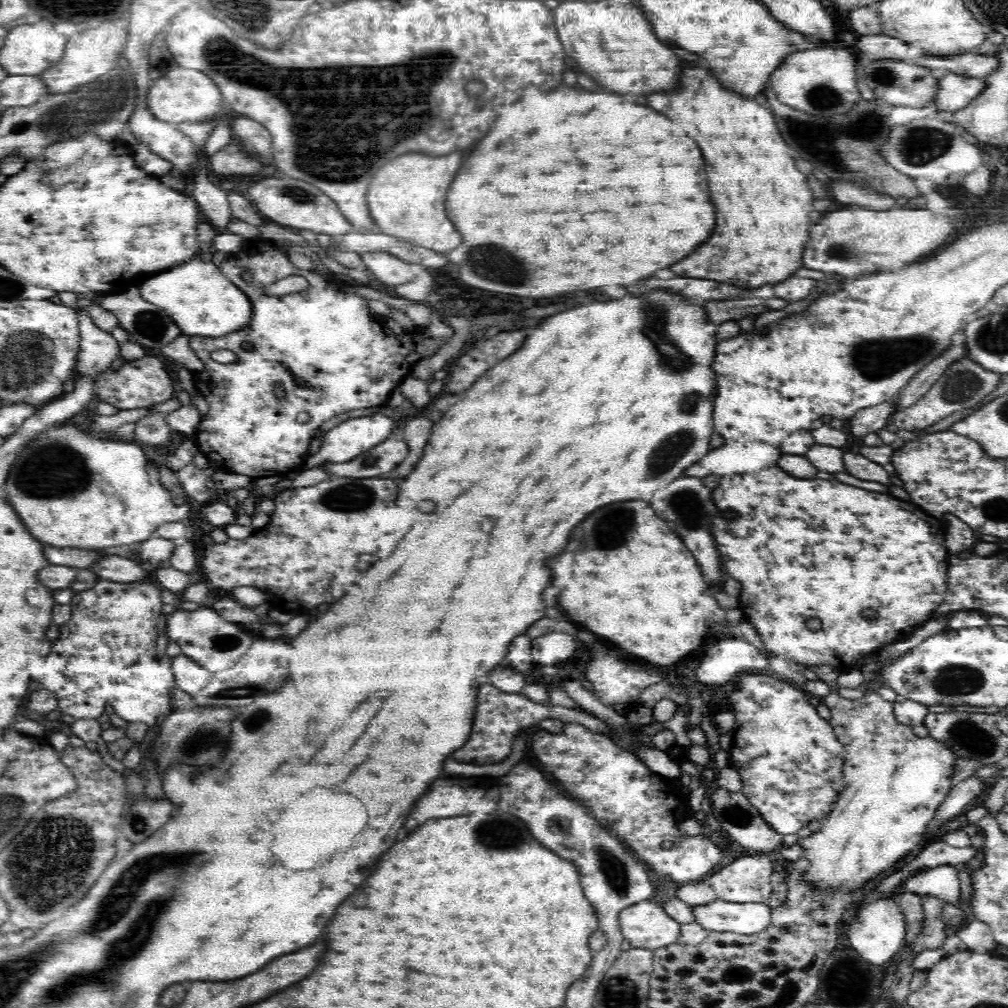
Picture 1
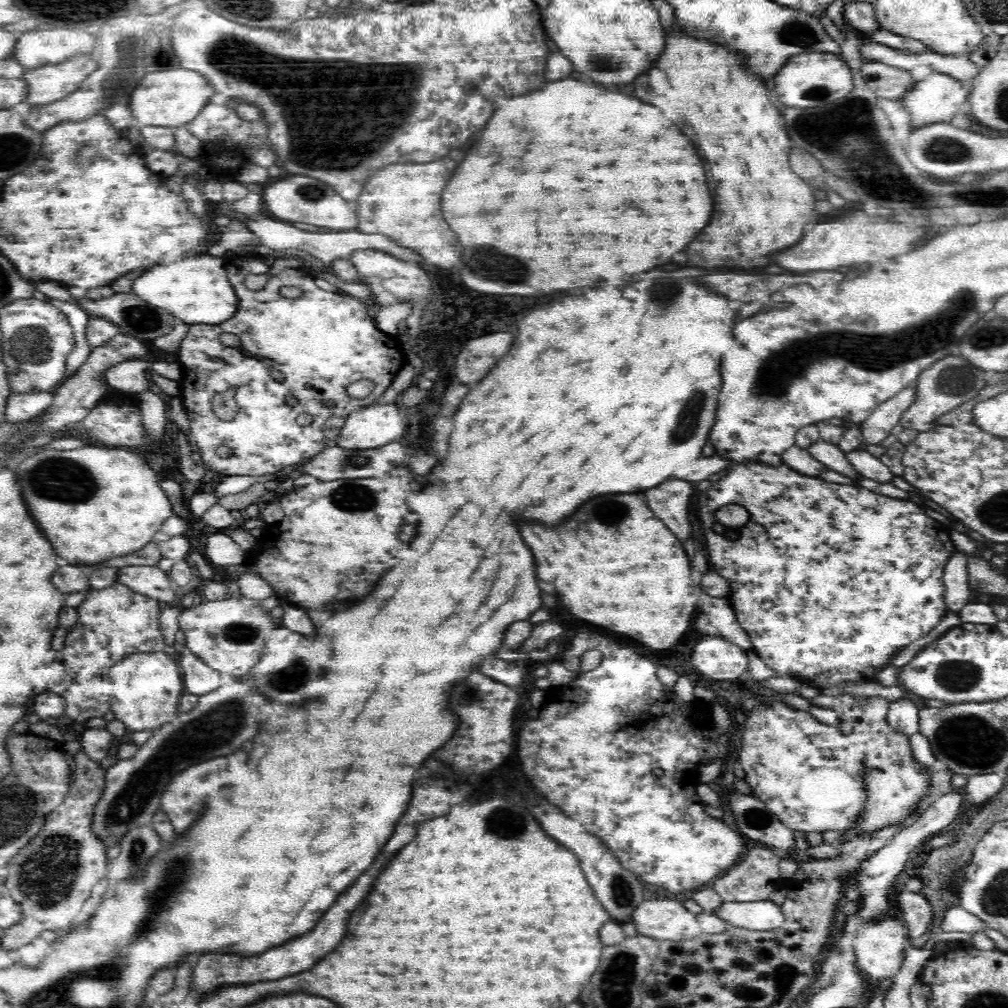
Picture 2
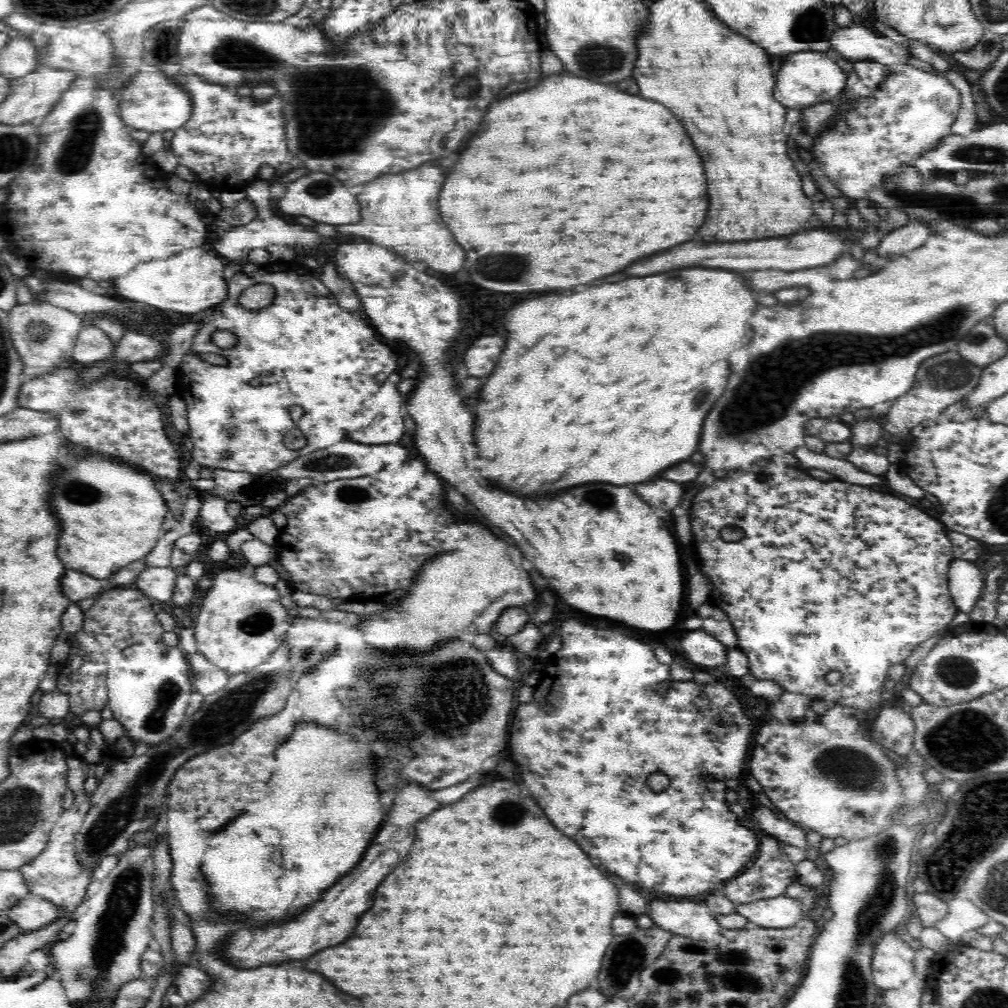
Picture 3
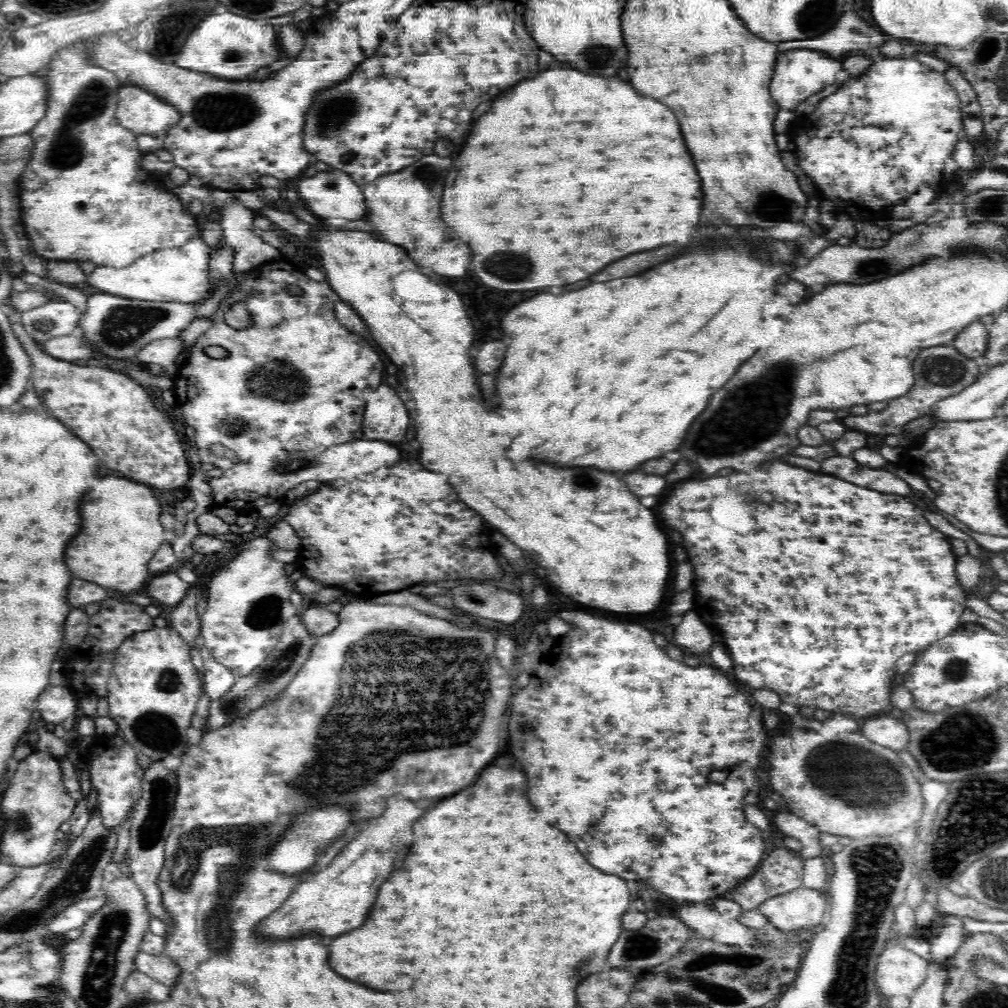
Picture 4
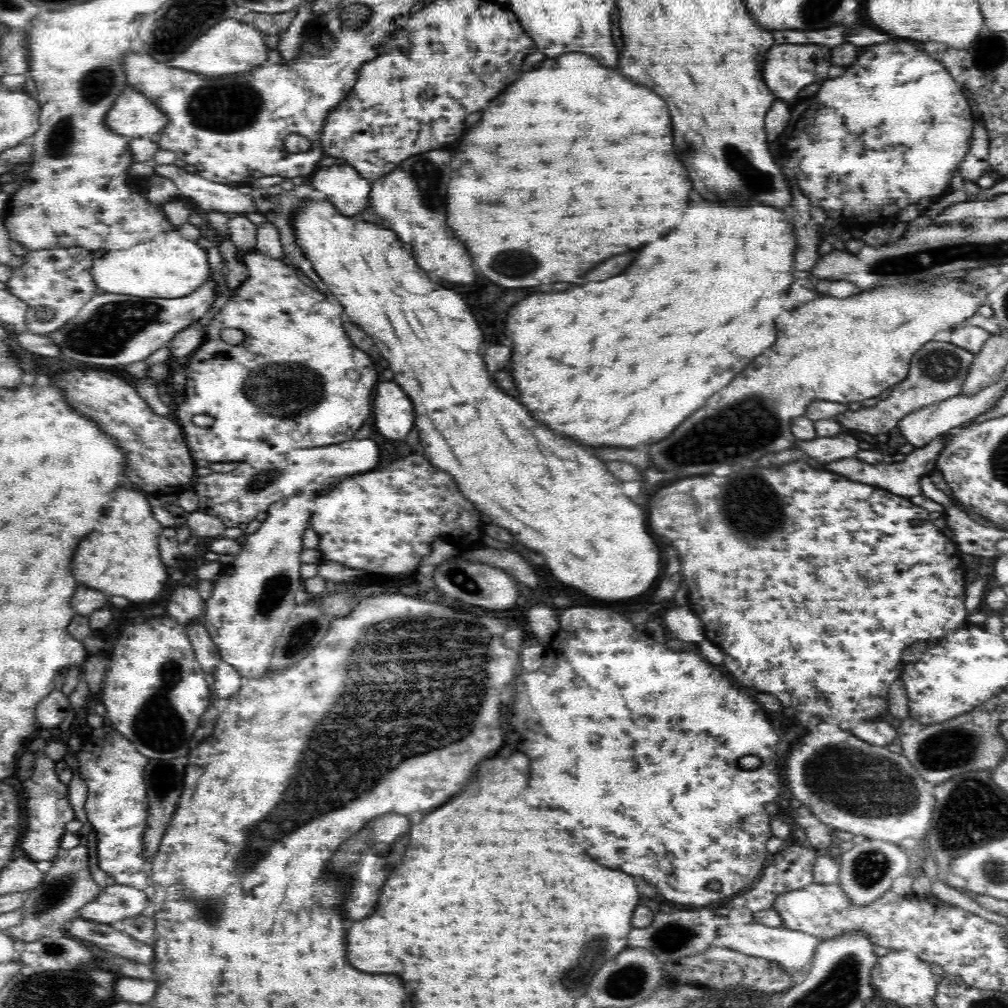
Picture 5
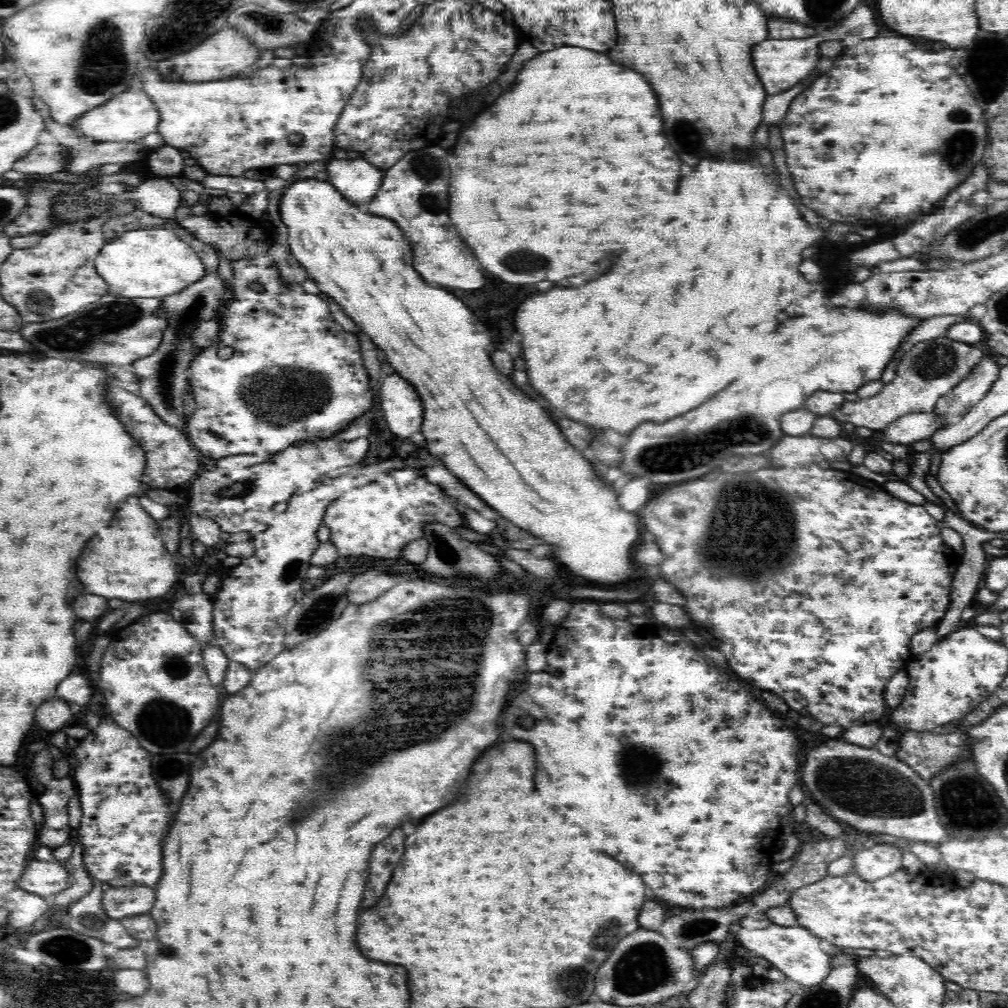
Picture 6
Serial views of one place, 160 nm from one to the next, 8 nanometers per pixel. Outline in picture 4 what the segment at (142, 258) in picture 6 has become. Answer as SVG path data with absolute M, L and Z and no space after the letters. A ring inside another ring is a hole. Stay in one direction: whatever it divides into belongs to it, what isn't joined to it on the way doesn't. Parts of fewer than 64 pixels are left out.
M199 234L186 244L175 249L158 249L146 254L124 268L96 266L87 274L86 282L101 293L116 294L138 300L160 302L196 302L210 296L215 288L209 282L208 265L210 265L213 247L204 243Z

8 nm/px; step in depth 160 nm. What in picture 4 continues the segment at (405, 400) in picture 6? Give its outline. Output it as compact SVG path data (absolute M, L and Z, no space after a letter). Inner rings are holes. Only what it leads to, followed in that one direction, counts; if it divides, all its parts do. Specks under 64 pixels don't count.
M378 386L365 393L366 406L362 414L363 428L366 432L372 432L370 438L374 438L374 432L378 434L378 440L386 440L386 442L400 442L406 436L408 424L410 424L410 414L406 410L406 406L402 404L402 400L398 398L395 388L390 386Z

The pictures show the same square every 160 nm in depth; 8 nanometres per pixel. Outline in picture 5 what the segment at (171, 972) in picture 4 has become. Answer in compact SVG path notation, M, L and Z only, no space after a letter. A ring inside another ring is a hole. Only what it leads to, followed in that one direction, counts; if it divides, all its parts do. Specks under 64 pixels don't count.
M76 917L67 925L65 931L99 946L101 949L112 952L113 955L140 964L150 965L154 960L152 945L136 941L126 933L112 927L112 924L100 923L86 917Z

